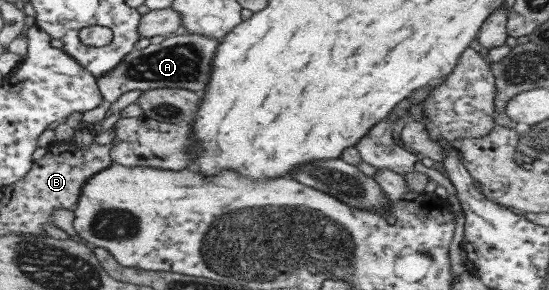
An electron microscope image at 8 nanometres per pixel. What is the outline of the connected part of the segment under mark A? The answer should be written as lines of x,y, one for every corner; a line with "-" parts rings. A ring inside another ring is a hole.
186,33
167,36
163,41
150,44
141,50
133,49
108,74
101,75
100,78
96,79
96,86
103,100
97,108
83,114
83,121
94,124
102,120
104,112
107,111
110,104
123,93
132,90
147,91
155,88
177,88
197,94
204,93
206,84
209,82
212,56
218,41
218,39
201,36
200,34

